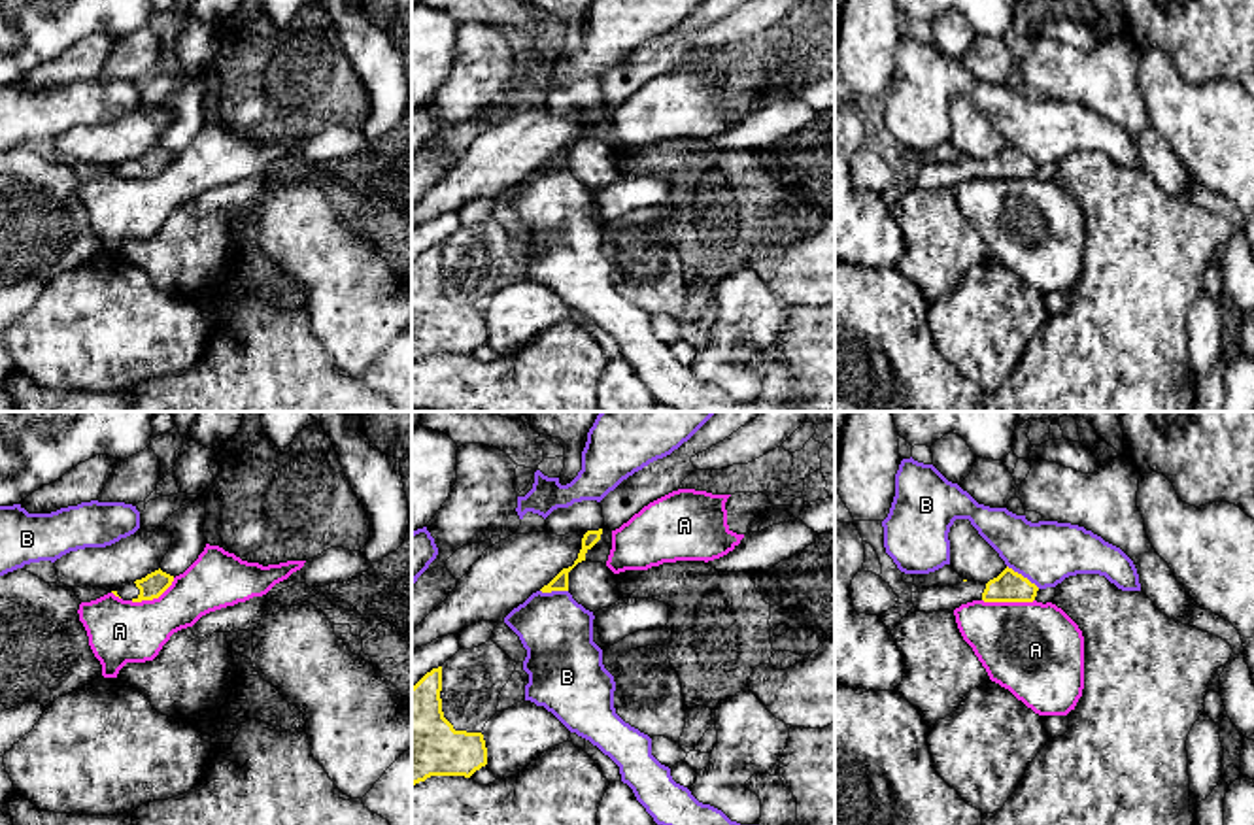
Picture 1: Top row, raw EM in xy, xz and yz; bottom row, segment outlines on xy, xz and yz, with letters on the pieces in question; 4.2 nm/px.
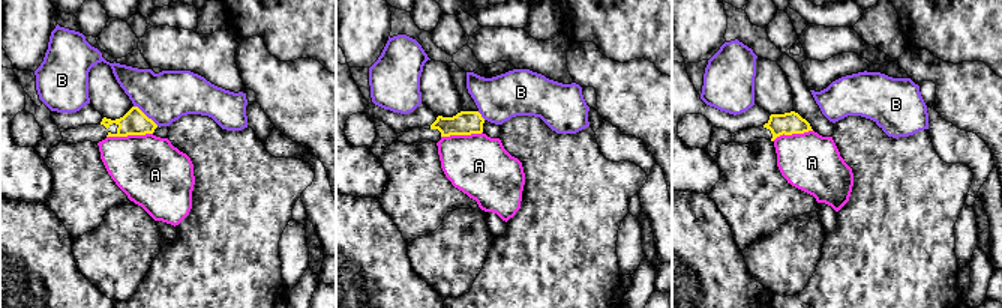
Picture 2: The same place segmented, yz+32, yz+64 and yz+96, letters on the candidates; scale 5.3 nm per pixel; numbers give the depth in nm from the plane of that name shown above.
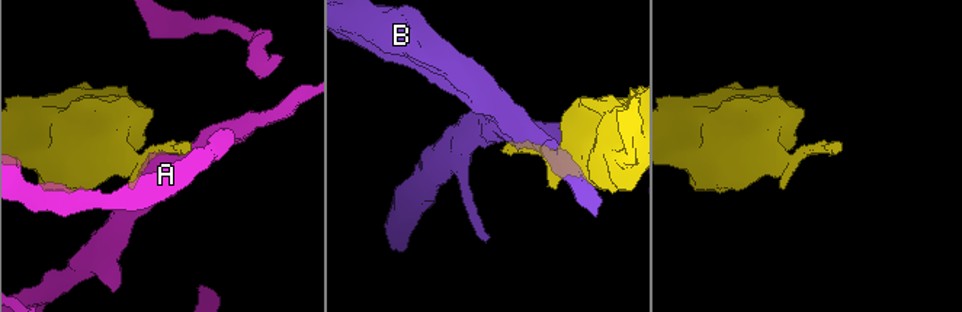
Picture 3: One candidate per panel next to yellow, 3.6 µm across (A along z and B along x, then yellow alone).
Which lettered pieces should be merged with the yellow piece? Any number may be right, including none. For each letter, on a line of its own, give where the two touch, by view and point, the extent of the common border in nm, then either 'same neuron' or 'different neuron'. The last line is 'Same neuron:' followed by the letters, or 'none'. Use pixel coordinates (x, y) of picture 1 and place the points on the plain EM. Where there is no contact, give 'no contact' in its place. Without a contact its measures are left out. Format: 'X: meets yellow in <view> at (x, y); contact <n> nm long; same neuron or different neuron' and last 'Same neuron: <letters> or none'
A: meets yellow in yz at (1009, 178); contact 220 nm long; different neuron
B: meets yellow in yz at (1022, 153); contact 170 nm long; different neuron
Same neuron: none

